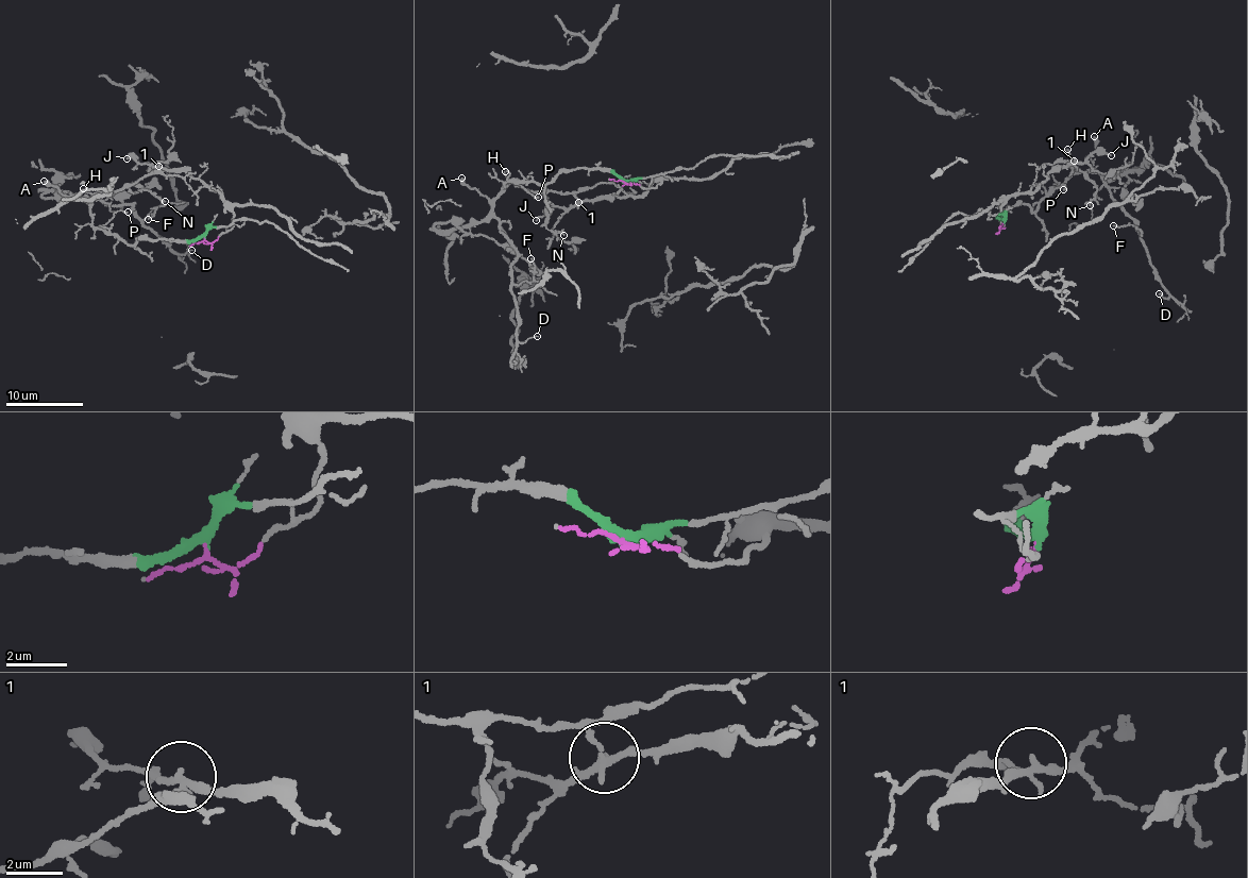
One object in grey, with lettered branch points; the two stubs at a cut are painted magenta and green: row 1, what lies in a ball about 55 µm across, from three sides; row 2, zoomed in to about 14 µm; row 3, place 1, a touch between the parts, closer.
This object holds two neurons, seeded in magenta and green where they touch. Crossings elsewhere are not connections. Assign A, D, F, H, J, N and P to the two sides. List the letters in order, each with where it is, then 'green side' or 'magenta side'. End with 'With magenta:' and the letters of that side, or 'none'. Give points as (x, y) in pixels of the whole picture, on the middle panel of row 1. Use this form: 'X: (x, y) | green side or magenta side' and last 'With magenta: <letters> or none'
A: (461, 178) | green side
D: (537, 336) | green side
F: (530, 258) | green side
H: (505, 171) | green side
J: (536, 220) | magenta side
N: (563, 235) | green side
P: (538, 197) | green side
With magenta: J

